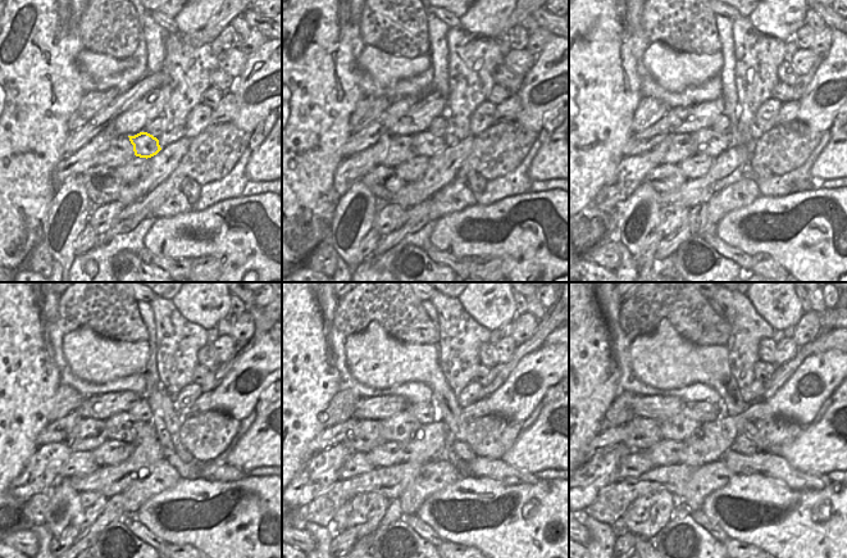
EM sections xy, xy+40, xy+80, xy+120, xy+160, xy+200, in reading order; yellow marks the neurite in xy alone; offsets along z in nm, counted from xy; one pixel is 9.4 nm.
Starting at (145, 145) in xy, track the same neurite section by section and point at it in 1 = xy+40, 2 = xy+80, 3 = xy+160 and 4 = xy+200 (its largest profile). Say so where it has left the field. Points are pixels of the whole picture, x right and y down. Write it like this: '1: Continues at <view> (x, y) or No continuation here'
1: Continues at xy+40 (426, 144)
2: Continues at xy+80 (706, 141)
3: Continues at xy+160 (400, 427)
4: Continues at xy+200 (682, 426)

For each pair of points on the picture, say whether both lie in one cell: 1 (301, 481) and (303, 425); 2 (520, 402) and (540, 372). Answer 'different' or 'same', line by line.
1: different
2: same

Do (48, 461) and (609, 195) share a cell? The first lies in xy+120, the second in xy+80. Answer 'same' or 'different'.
same

